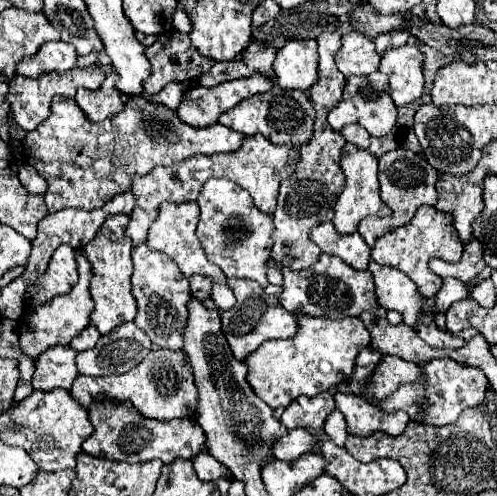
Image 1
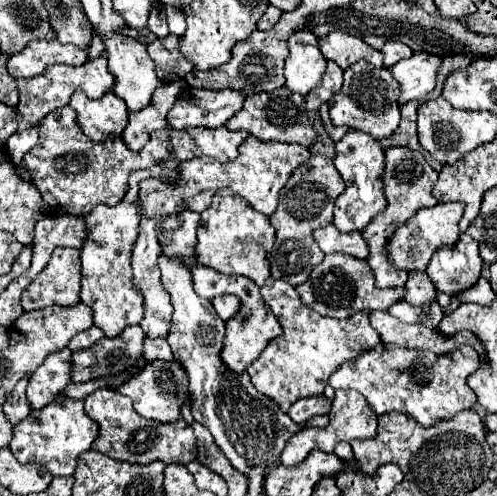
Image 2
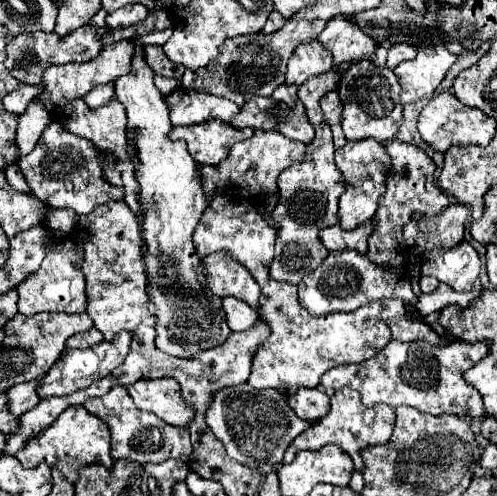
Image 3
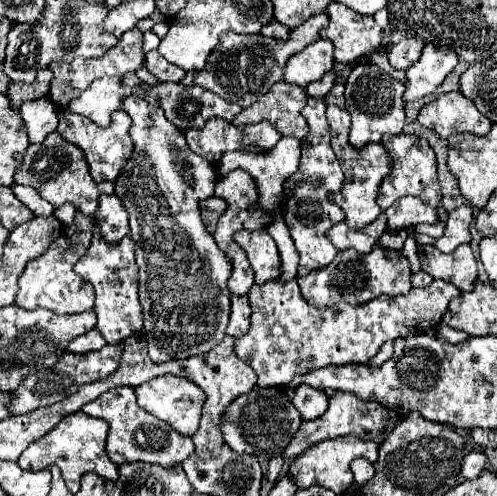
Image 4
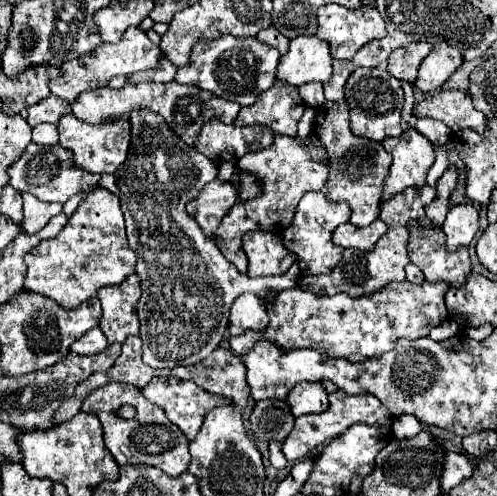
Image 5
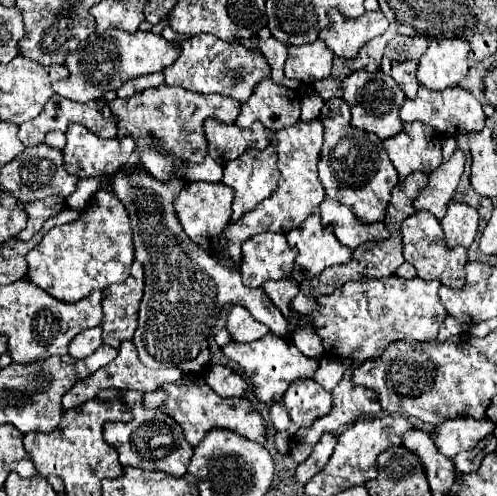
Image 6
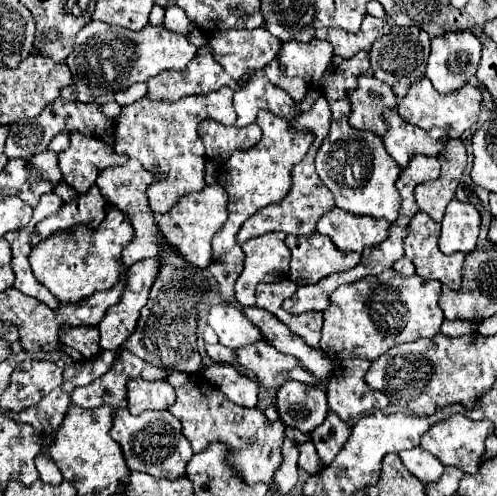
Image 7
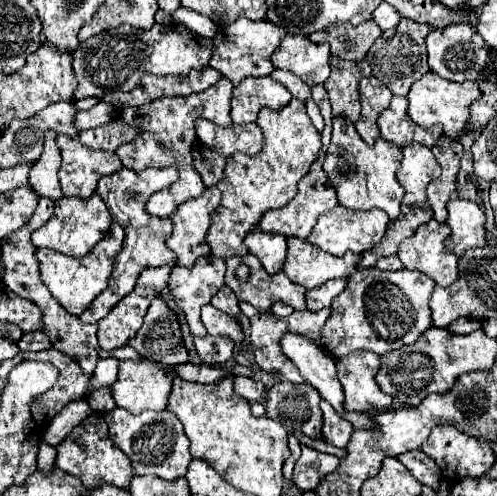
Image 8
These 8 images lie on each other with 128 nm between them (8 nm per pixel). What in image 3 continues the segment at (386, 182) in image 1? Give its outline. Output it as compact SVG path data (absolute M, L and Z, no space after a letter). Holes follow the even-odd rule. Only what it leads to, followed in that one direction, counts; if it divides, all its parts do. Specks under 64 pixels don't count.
M388 140L384 144L386 152L392 156L392 172L388 174L386 180L386 192L381 197L378 212L374 216L374 234L368 238L368 258L380 266L394 266L402 268L406 262L406 252L404 252L404 236L402 228L408 222L410 214L414 210L420 210L428 217L438 216L444 212L444 208L450 204L448 196L438 190L434 184L434 162L432 158L418 146L406 144L400 140Z

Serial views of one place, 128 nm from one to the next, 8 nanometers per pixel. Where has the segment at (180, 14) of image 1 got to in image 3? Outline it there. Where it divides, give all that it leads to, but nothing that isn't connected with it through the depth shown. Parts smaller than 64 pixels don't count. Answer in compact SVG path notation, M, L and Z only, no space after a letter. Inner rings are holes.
M173 28L164 31L153 32L136 40L136 54L132 60L132 70L116 80L116 100L126 108L128 114L128 134L134 142L136 156L140 160L140 168L136 170L136 182L140 186L140 208L144 212L142 220L142 238L146 244L146 276L148 276L148 300L152 304L154 316L156 316L156 348L164 354L176 356L176 358L192 358L200 350L208 350L212 346L222 344L228 334L228 322L222 312L222 298L212 296L208 292L208 286L204 284L204 268L202 268L202 256L196 254L192 234L194 226L198 224L202 210L206 208L208 200L202 190L200 182L200 166L192 160L184 140L170 140L170 118L168 108L162 100L160 90L154 86L154 72L148 68L148 64L142 58L141 50L147 45L164 45L174 32Z

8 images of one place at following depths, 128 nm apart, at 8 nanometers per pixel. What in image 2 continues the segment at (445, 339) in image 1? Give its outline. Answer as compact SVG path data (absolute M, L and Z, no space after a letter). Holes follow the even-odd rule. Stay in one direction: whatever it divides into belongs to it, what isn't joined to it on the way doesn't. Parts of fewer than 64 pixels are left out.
M408 272L406 300L414 306L424 306L430 304L432 298L436 298L436 288L432 280L428 280L424 272Z

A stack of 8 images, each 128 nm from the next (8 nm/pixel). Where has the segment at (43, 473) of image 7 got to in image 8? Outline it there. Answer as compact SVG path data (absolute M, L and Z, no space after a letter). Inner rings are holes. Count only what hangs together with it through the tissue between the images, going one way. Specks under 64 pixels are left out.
M40 440L40 448L38 448L38 468L40 468L40 472L52 470L54 460L56 460L56 448L50 446L48 442Z

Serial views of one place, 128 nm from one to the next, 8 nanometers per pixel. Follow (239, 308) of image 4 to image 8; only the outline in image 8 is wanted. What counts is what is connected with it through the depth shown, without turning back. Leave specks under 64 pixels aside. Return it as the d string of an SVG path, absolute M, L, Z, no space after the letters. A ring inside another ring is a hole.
M212 304L204 306L202 308L202 314L200 314L200 320L204 324L204 328L208 330L208 334L212 336L218 336L218 334L228 334L234 344L240 344L244 340L244 334L242 334L242 326L236 318L228 316L226 312L220 312L216 310Z

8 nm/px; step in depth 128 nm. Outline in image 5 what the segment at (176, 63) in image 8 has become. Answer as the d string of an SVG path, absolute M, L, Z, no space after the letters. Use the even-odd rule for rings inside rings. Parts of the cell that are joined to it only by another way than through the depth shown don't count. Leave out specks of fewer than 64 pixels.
M128 28L118 44L106 44L104 42L104 44L98 44L92 52L76 58L76 60L64 62L62 68L60 68L62 76L50 80L50 92L54 96L60 96L60 98L68 100L68 102L74 102L82 92L106 86L114 76L128 76L132 72L156 68L160 60L164 60L164 54L146 36L146 32L142 32L140 28Z

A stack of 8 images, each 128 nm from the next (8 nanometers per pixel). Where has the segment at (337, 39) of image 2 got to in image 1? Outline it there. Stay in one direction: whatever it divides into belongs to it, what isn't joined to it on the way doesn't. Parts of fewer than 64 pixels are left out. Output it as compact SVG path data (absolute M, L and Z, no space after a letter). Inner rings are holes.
M348 32L340 38L342 46L336 52L336 66L348 78L352 74L372 74L378 70L380 56L374 50L374 42L360 32Z

